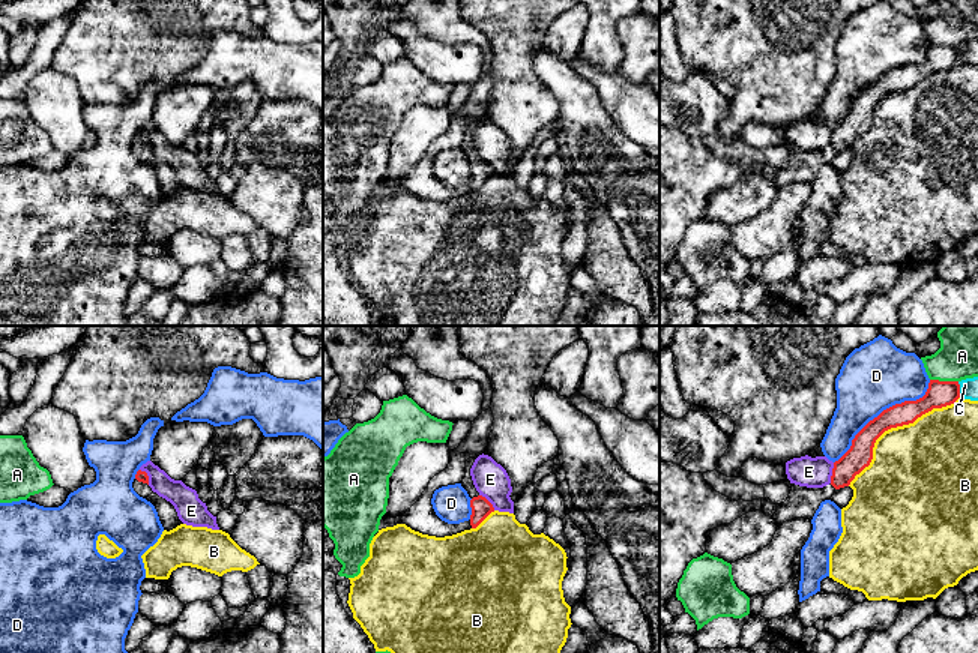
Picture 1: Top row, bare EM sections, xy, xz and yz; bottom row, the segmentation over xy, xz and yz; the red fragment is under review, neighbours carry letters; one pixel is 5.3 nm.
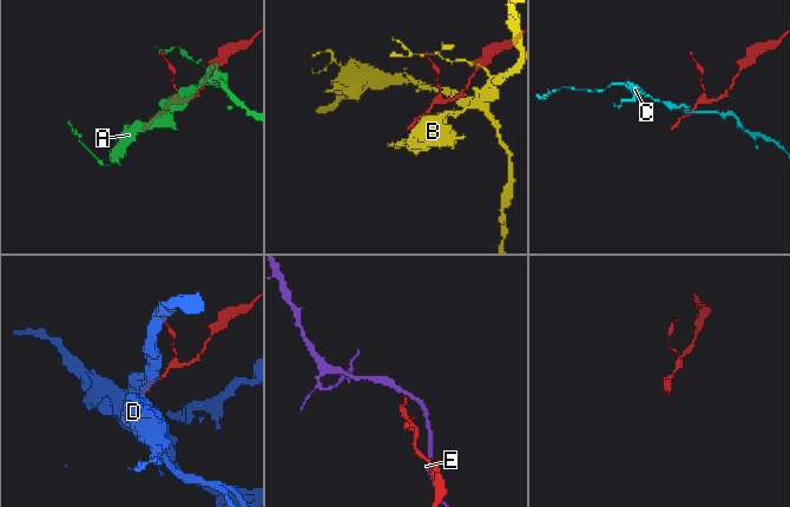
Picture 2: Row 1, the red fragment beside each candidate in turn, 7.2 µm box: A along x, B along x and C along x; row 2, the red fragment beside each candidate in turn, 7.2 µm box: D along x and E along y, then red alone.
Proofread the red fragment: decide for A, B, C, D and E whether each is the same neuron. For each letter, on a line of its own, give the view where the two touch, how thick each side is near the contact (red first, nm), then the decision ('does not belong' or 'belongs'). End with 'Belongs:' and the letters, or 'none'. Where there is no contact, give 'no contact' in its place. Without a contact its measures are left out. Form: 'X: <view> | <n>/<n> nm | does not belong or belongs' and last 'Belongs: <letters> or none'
A: yz | 140/220 nm | does not belong
B: yz | 140/480 nm | does not belong
C: yz | 140/100 nm | does not belong
D: yz | 130/360 nm | does not belong
E: yz | 140/160 nm | does not belong
Belongs: none

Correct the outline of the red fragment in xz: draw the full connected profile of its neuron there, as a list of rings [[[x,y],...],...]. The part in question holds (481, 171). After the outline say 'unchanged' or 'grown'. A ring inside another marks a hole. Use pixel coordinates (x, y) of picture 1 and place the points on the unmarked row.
[[[478,120],[469,122],[466,125],[466,140],[460,146],[461,150],[467,155],[469,161],[472,162],[470,164],[470,171],[472,171],[470,189],[472,189],[472,192],[476,192],[491,176],[494,176],[493,168],[476,155],[472,140],[470,140],[470,132],[476,122]]]; grown

